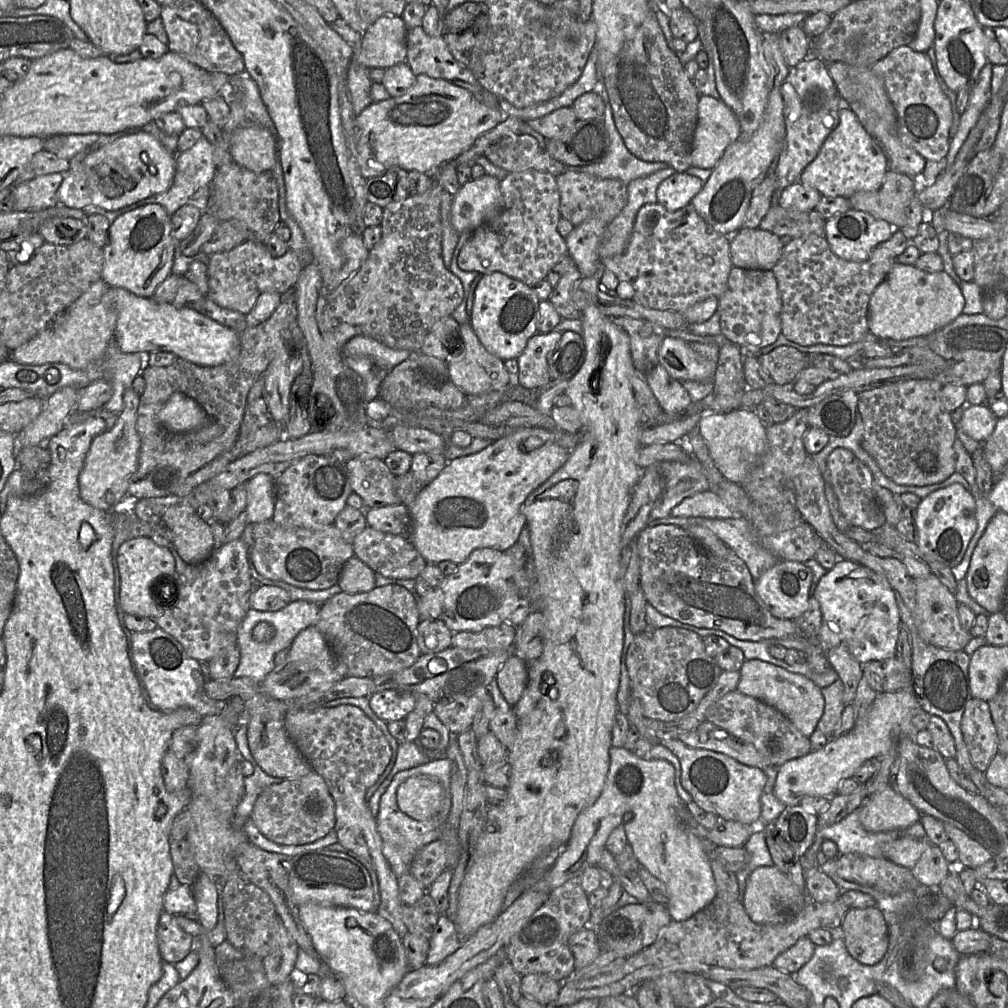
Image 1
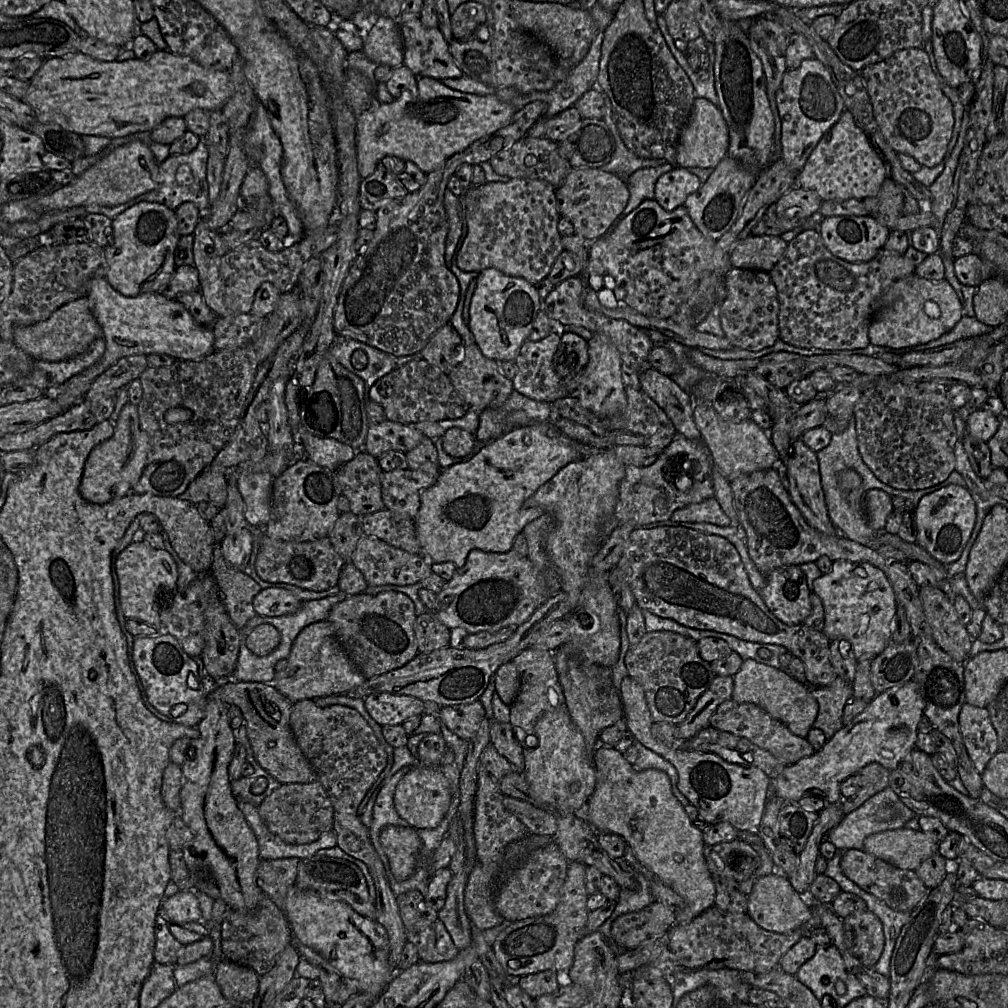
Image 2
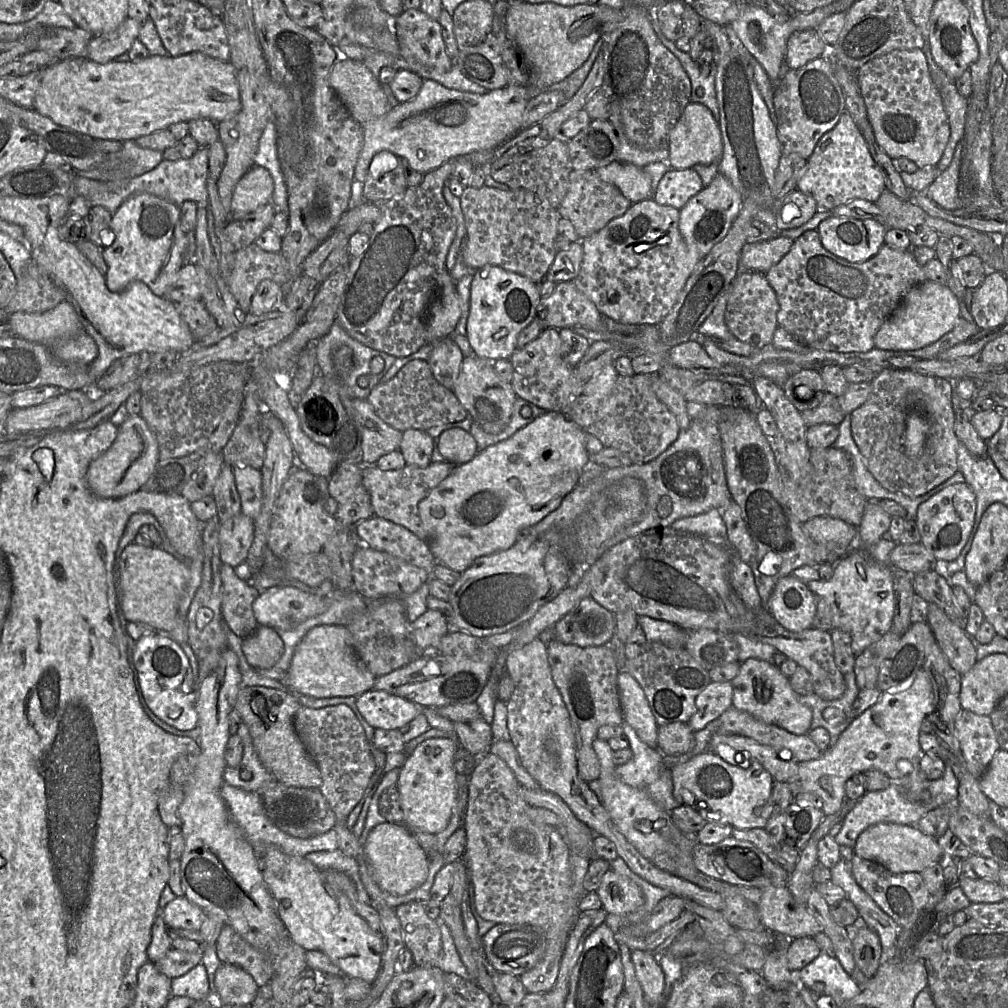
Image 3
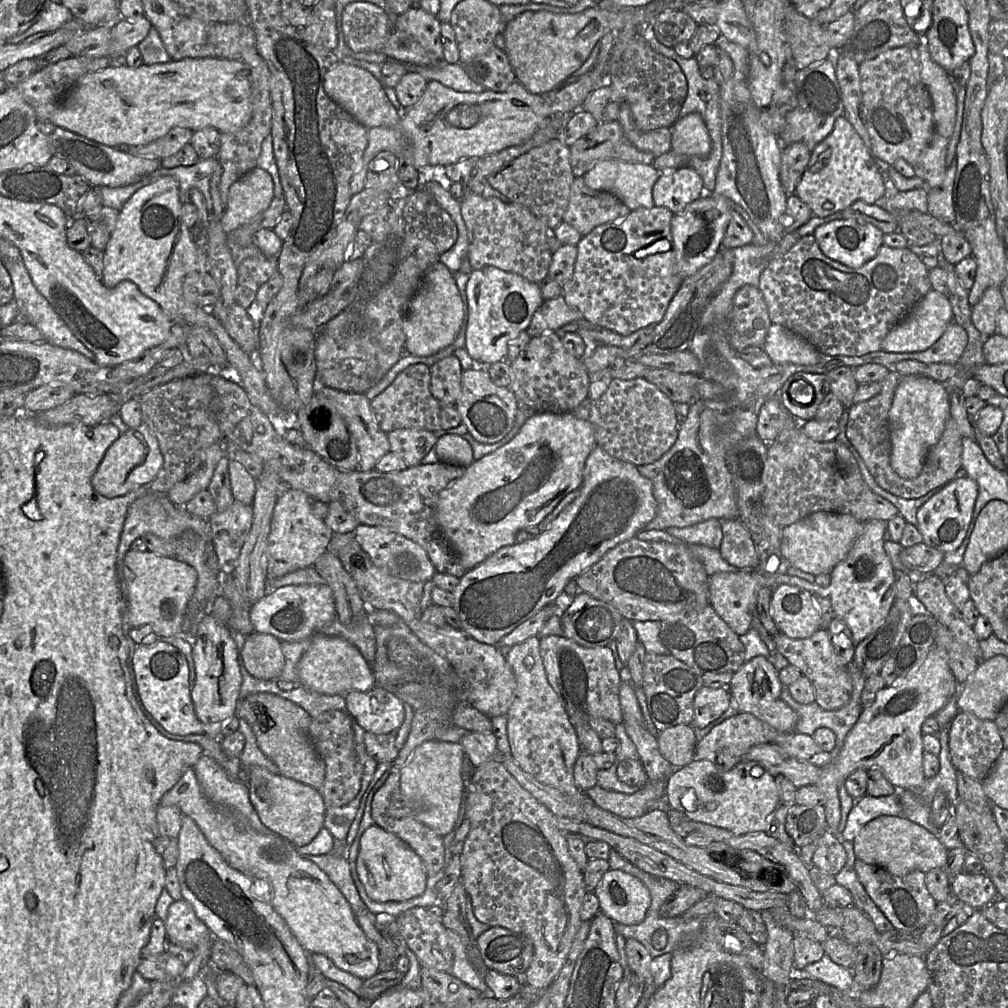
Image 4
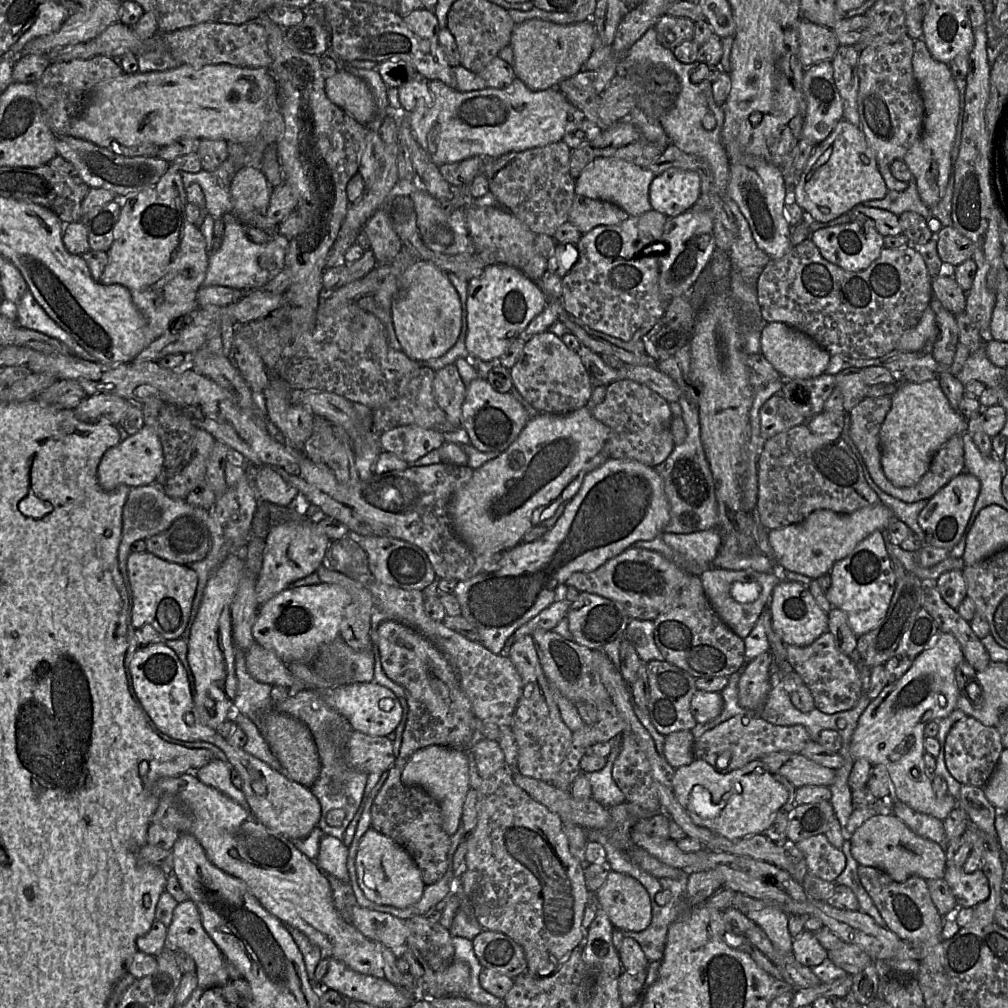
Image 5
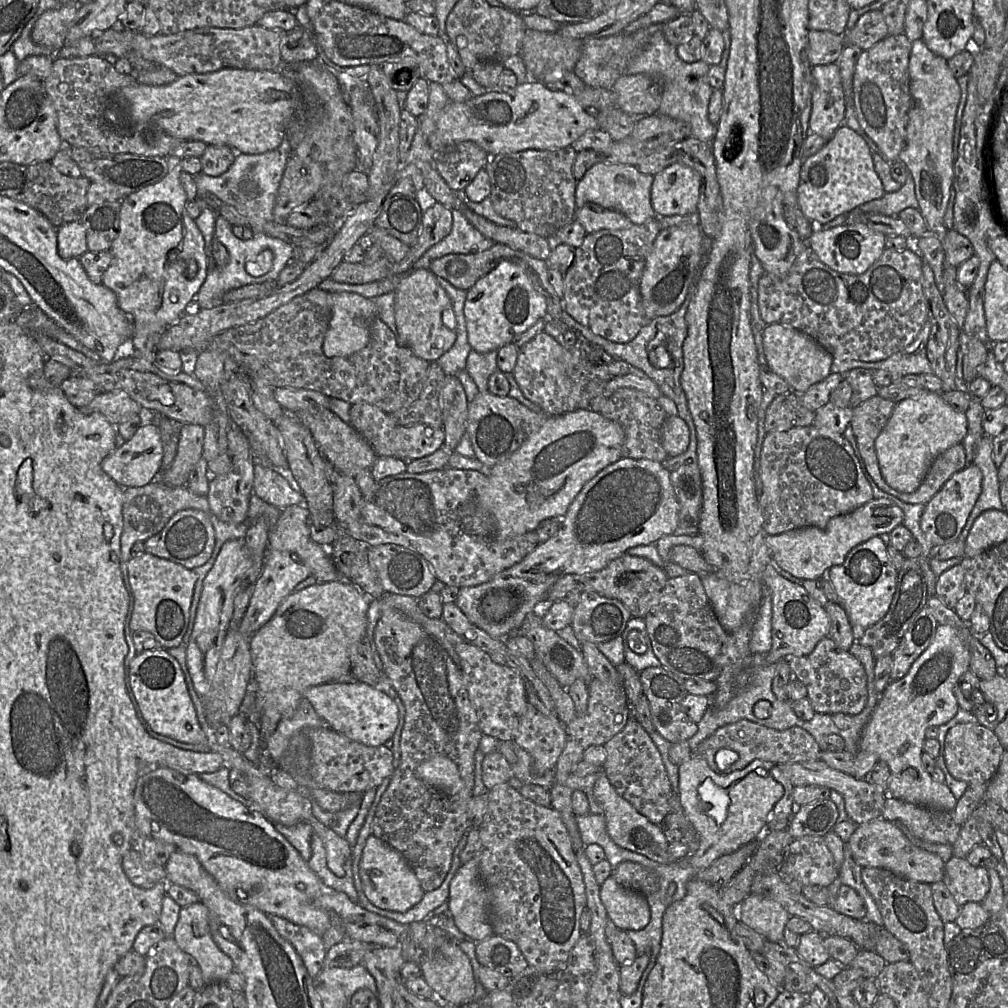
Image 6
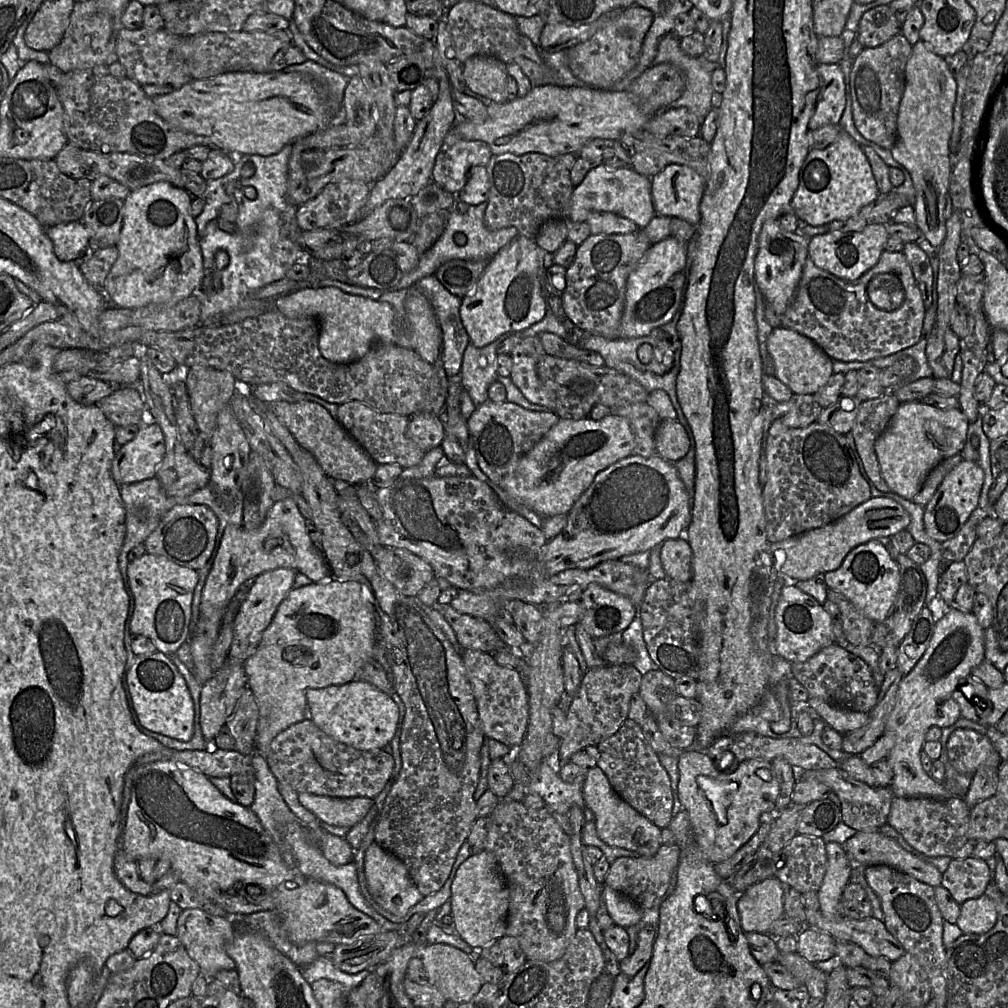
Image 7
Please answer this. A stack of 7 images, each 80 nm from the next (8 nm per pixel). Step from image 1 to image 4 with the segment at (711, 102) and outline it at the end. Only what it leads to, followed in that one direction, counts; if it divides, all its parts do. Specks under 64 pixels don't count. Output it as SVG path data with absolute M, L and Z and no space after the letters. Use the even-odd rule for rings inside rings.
M692 112L675 122L671 127L671 150L685 159L708 156L711 139L701 114Z

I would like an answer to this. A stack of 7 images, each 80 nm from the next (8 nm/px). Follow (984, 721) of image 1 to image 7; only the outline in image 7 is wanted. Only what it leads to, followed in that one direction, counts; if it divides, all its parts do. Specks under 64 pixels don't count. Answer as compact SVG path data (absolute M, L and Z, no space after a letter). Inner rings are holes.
M967 728L952 732L947 742L947 755L956 771L971 775L983 764L999 767L1002 762L987 735Z

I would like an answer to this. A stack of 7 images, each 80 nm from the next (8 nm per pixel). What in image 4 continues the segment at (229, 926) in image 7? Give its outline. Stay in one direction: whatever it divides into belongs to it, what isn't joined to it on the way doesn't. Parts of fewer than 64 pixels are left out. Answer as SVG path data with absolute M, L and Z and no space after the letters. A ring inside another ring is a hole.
M185 899L170 905L164 923L169 943L197 948L202 943L213 941L212 933Z

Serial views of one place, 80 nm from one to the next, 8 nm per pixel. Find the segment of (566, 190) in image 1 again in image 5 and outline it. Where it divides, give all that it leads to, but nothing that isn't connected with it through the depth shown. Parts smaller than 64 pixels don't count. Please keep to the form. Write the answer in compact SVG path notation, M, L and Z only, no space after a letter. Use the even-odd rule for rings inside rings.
M575 195L568 222L582 234L600 225L617 225L629 217L619 206L598 199Z

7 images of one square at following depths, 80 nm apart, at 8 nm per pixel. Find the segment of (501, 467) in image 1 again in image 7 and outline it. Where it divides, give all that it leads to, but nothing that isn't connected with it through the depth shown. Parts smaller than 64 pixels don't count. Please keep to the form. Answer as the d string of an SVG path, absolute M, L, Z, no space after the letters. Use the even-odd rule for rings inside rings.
M610 414L598 421L590 417L580 420L560 418L520 459L499 487L513 500L543 518L568 514L595 476L612 464L631 456L634 447L634 433L625 417Z

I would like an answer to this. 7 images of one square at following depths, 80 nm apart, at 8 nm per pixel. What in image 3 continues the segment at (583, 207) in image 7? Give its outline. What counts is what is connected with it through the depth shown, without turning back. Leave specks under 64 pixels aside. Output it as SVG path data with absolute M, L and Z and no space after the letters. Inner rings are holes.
M614 161L595 171L601 180L617 187L632 204L652 199L651 178L640 167Z

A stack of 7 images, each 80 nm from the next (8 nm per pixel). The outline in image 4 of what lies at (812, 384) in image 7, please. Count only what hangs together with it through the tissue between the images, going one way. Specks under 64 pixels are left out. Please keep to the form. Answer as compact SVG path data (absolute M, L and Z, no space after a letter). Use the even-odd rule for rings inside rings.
M777 323L771 324L762 348L774 364L814 365L821 354L810 342Z

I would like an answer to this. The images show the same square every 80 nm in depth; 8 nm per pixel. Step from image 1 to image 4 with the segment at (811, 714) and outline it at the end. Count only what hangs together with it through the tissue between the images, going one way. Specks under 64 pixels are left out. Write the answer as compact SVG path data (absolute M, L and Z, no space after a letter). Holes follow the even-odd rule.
M756 656L745 662L743 666L733 674L729 683L729 692L737 704L740 713L750 713L761 721L781 733L796 732L798 721L797 713L791 709L782 699L783 685L779 679L779 671L763 656Z

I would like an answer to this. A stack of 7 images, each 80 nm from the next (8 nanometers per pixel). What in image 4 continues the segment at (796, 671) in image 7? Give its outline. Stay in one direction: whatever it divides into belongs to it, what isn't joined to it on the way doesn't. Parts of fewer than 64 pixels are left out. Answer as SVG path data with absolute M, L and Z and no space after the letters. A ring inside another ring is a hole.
M819 629L806 639L792 639L778 632L773 640L777 652L810 681L815 693L815 702L823 710L838 710L848 703L852 693L851 677L847 666L841 663L834 651L828 630Z

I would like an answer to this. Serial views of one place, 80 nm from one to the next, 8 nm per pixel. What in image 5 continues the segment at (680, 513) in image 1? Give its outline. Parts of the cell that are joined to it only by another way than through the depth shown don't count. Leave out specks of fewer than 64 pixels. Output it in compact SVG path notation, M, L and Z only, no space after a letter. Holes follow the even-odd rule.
M717 527L690 534L664 532L663 542L685 558L697 564L712 563L722 543L722 534Z

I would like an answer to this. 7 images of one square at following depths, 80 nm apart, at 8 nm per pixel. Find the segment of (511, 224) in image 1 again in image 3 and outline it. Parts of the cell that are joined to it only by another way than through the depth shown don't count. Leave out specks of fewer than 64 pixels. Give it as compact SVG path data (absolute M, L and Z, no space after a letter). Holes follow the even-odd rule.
M485 185L478 189L465 187L460 196L460 204L468 235L463 261L469 268L478 270L485 265L496 265L524 276L535 284L546 277L557 254L554 242L558 236L557 224L561 218L558 209L552 208L547 201L542 201L530 190L499 190Z

